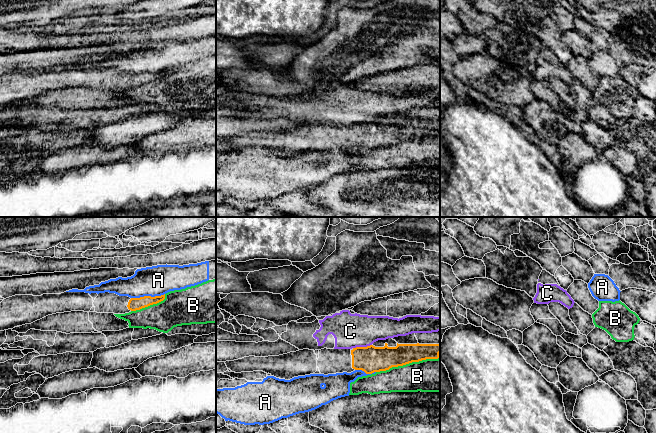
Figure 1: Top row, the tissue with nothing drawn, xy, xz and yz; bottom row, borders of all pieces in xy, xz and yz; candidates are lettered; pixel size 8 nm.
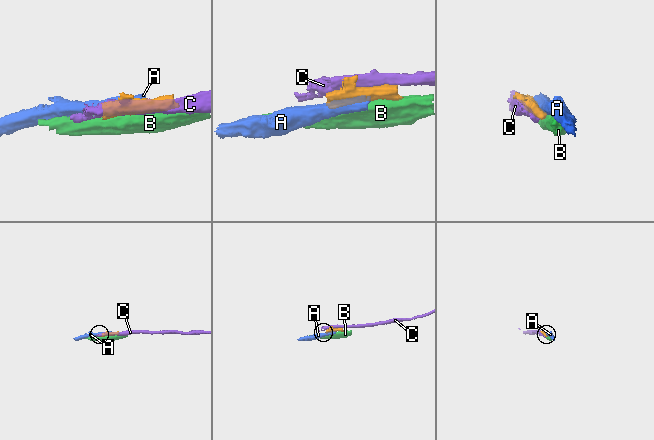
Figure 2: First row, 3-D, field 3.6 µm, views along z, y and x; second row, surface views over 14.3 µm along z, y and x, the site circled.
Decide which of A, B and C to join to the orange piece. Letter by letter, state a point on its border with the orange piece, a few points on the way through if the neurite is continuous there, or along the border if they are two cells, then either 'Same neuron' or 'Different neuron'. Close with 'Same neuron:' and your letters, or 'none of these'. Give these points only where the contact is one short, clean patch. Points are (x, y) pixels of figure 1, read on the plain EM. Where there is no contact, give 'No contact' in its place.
A: Touches orange at xy (147, 72). Different neuron
B: Touches orange at xz (407, 139). Different neuron
C: Touches orange at xz (362, 123). Different neuron
Same neuron: none of these

